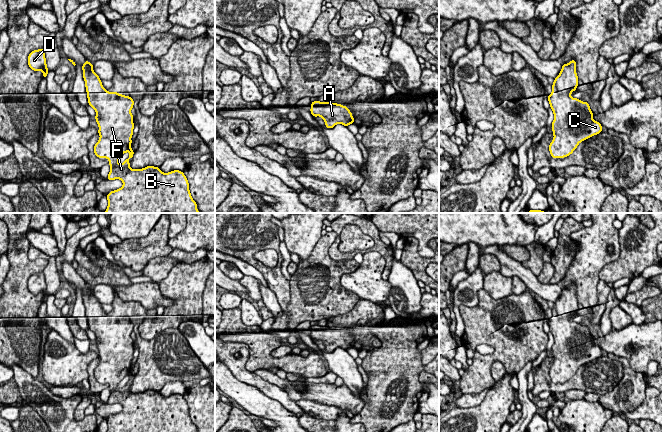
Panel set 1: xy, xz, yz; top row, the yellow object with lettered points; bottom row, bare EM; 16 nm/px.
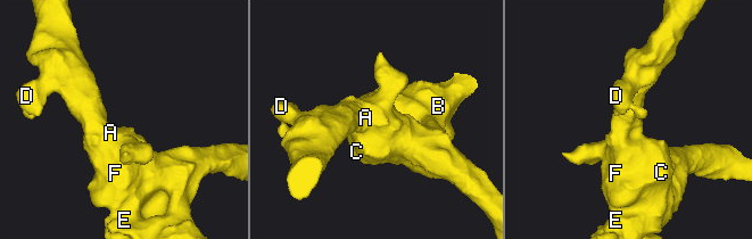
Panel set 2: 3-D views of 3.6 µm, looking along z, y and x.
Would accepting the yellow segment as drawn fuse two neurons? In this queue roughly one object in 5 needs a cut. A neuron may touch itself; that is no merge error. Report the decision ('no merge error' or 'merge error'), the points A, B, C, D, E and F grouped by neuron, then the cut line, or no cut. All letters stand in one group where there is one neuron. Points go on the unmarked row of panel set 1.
no merge error; A B C D E F; no cut

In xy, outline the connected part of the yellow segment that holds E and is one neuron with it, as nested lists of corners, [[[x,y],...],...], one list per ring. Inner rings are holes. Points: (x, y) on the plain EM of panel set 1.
[[[88,284],[82,290],[83,302],[85,305],[85,311],[87,316],[88,328],[96,336],[96,347],[98,348],[98,358],[100,362],[94,370],[94,377],[98,382],[107,382],[109,384],[110,396],[108,398],[108,404],[120,403],[123,406],[123,410],[117,414],[111,415],[107,419],[108,430],[107,432],[197,432],[196,426],[193,424],[189,407],[182,395],[174,394],[168,397],[164,397],[159,391],[147,390],[142,393],[131,393],[129,383],[133,382],[134,375],[131,373],[131,361],[134,358],[134,347],[131,333],[133,332],[134,325],[131,321],[119,318],[118,316],[107,315],[101,306],[99,300],[93,294],[93,288]],[[126,376],[129,376],[129,381],[121,388],[118,384]]]

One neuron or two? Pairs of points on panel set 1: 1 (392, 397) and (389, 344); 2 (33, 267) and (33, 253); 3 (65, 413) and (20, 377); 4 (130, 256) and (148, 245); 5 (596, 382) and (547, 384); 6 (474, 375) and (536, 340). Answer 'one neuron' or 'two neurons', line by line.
1: one neuron
2: two neurons
3: one neuron
4: one neuron
5: one neuron
6: one neuron

